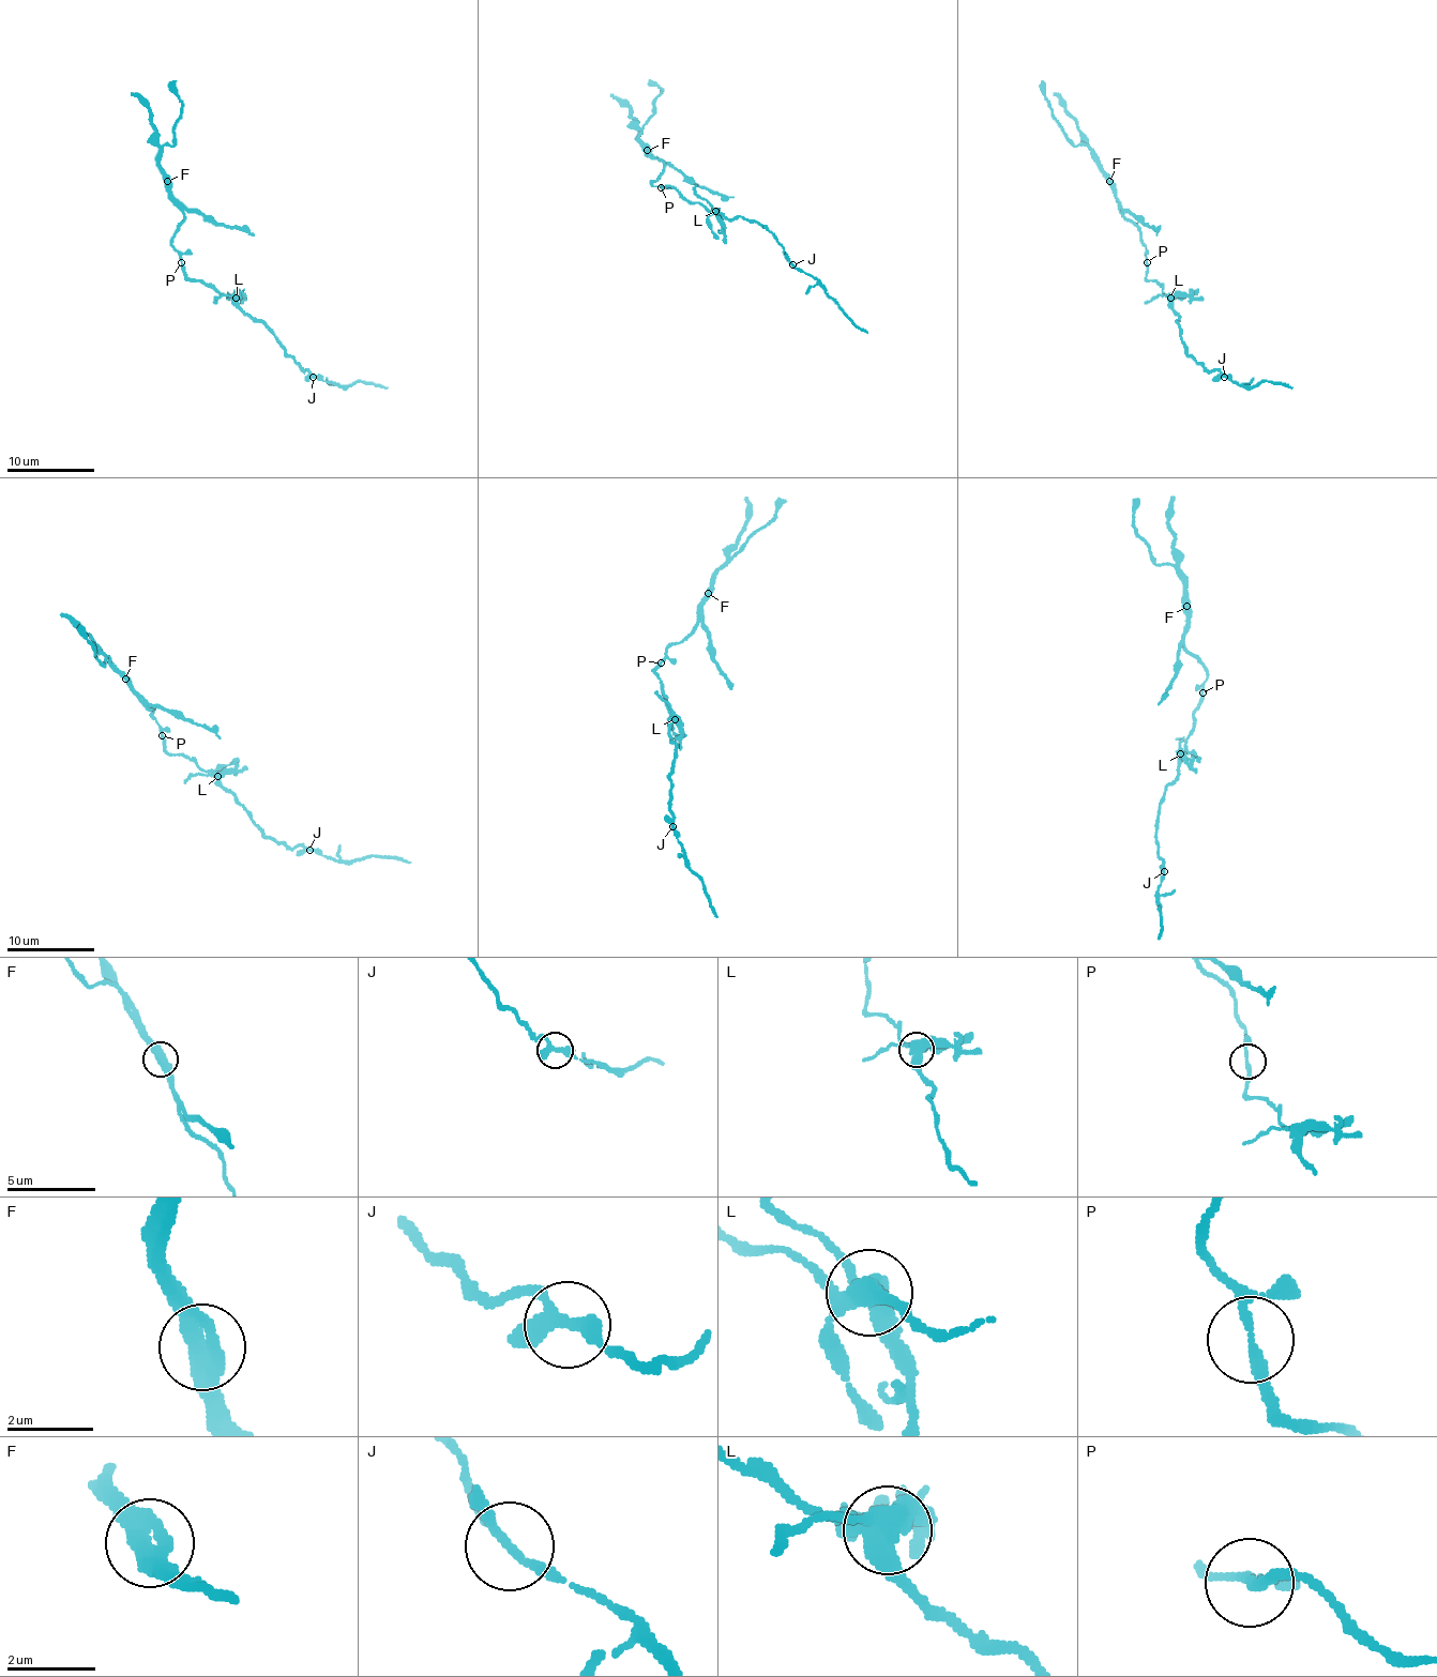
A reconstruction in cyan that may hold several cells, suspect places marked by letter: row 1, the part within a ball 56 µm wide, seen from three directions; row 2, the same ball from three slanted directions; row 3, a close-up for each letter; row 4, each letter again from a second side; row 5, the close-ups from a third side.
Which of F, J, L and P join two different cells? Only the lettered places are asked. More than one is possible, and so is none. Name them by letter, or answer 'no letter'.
F, L

